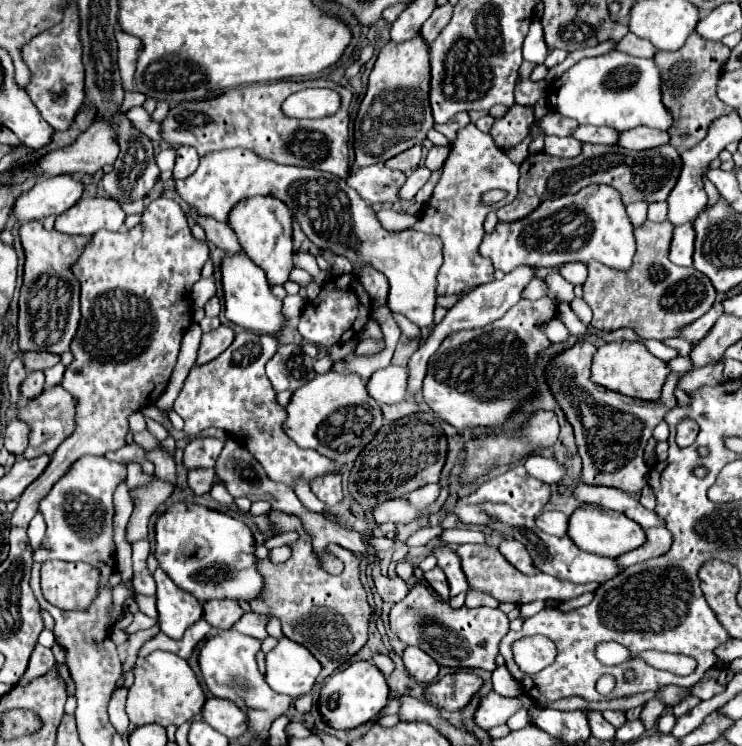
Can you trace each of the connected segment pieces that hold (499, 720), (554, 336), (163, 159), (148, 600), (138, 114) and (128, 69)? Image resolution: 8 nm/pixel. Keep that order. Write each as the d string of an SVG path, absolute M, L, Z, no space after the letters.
M490 692L480 702L480 708L476 712L476 724L480 728L488 730L498 724L506 724L506 720L510 716L514 716L518 710L532 708L532 706L534 706L534 702L526 694L516 696L516 698L506 698L496 692Z
M554 318L554 322L550 322L548 326L544 326L544 332L552 342L566 342L570 336L570 332L564 328L564 324L558 318Z
M164 148L162 152L156 154L156 162L160 171L173 170L175 166L176 150L174 148Z
M136 594L136 604L138 604L140 612L144 612L146 616L158 618L158 614L156 614L156 598L154 596L140 596L140 594Z
M143 106L131 108L126 116L135 128L148 136L155 144L161 144L163 142L160 134L160 124L151 120L150 115Z
M116 28L116 40L118 40L118 62L120 62L120 70L122 70L122 82L124 82L126 92L132 92L134 90L132 74L136 68L134 62L138 58L142 42L136 36L120 32L118 28Z

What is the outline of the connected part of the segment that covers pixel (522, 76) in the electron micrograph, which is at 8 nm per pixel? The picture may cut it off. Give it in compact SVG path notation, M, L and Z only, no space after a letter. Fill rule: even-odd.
M525 60L522 62L520 70L518 70L518 84L516 84L516 90L514 90L516 104L534 106L540 98L546 98L546 89L549 88L549 84L530 80L530 74L535 66L535 64Z

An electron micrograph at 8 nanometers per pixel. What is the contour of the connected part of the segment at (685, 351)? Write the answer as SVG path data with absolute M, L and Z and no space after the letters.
M683 338L666 339L663 343L676 349L680 356L688 356L688 354L690 354L690 350L692 350L692 346L694 346L694 344L690 344L690 342L684 342Z

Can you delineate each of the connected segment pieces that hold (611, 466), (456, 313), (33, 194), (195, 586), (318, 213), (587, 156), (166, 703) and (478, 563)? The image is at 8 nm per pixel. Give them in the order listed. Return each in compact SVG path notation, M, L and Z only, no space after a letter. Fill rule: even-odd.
M580 340L572 348L558 354L546 372L548 386L560 402L568 422L574 426L578 454L582 456L582 482L588 482L590 486L612 486L622 492L636 494L648 484L644 448L656 424L660 424L666 412L676 406L674 390L682 372L670 372L662 388L662 396L656 402L646 402L594 384L590 380L594 352L596 346L590 340Z
M520 266L516 268L514 272L506 274L502 280L494 280L494 282L488 282L488 284L482 284L478 288L474 288L472 292L468 292L466 296L462 296L450 310L448 314L444 316L444 320L440 324L434 326L434 330L430 332L428 340L424 344L420 344L420 348L412 354L410 362L408 362L408 372L410 372L410 378L408 378L408 398L412 398L420 388L422 388L422 380L426 376L426 364L428 364L428 358L438 350L442 338L446 338L448 334L456 332L456 330L464 330L464 328L482 328L498 318L502 318L520 298L522 298L522 290L528 286L528 282L536 278L536 268L532 266Z
M68 176L44 178L44 182L36 182L28 192L16 198L12 214L18 222L58 216L80 200L82 190L84 186Z
M176 502L156 522L156 558L160 568L200 604L214 598L256 600L262 594L264 580L256 570L258 558L254 550L256 540L244 522L206 506Z
M246 148L214 150L200 158L198 170L186 180L176 180L176 192L200 214L228 224L230 210L244 198L274 196L286 202L298 218L304 234L324 250L344 254L359 274L362 264L376 266L388 278L388 307L406 316L420 328L434 324L436 308L436 274L442 266L442 242L434 234L402 230L388 232L380 226L374 210L352 190L346 180L334 174L304 168L284 166L268 158L260 158Z
M582 144L582 154L576 158L556 158L548 156L544 152L530 154L520 164L520 182L518 182L518 198L500 208L498 222L516 222L520 218L526 218L532 214L544 200L548 198L560 198L566 194L576 194L576 190L582 190L590 184L608 184L616 188L622 196L624 204L646 200L660 202L666 200L672 186L676 184L676 178L680 174L680 154L674 146L658 146L644 152L626 150L622 146L602 146L602 144Z
M154 652L148 658L136 660L134 684L128 690L128 716L134 726L144 726L152 722L160 726L170 726L170 724L180 726L200 716L204 702L206 696L202 692L202 686L194 670L180 656L168 652Z
M460 544L456 552L462 560L462 570L468 576L468 584L476 586L476 590L488 590L488 594L492 594L500 602L514 602L514 604L526 604L534 600L562 600L564 602L564 600L572 600L580 596L584 590L598 588L598 584L574 584L574 582L564 582L546 574L536 574L536 576L520 574L500 554L498 548L492 548L488 544Z

